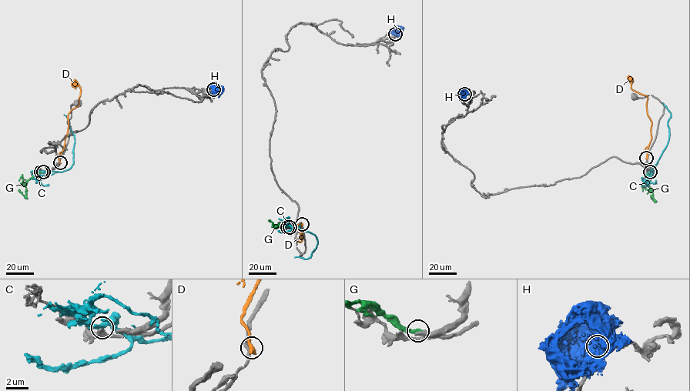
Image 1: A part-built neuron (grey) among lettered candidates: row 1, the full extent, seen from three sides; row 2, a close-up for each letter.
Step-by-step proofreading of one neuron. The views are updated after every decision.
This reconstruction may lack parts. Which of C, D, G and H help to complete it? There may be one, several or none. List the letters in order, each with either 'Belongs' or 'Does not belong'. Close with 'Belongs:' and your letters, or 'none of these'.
C: Does not belong
D: Does not belong
G: Belongs
H: Does not belong
Belongs: G

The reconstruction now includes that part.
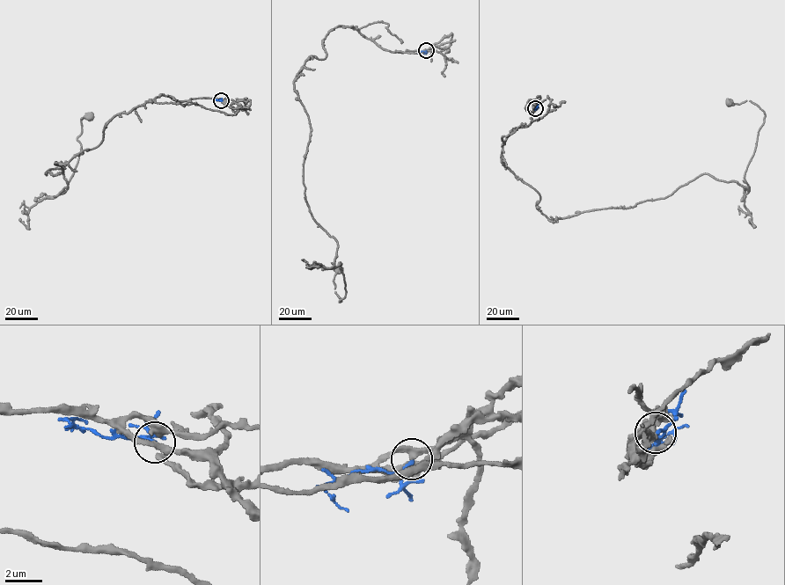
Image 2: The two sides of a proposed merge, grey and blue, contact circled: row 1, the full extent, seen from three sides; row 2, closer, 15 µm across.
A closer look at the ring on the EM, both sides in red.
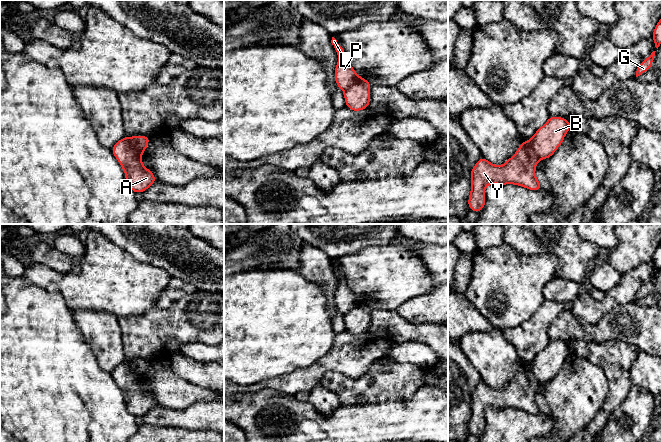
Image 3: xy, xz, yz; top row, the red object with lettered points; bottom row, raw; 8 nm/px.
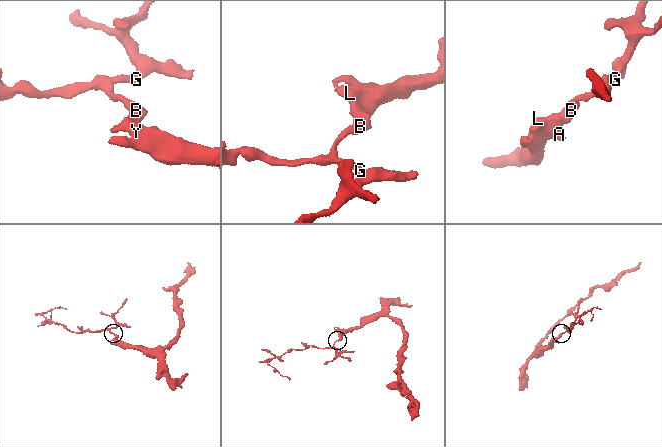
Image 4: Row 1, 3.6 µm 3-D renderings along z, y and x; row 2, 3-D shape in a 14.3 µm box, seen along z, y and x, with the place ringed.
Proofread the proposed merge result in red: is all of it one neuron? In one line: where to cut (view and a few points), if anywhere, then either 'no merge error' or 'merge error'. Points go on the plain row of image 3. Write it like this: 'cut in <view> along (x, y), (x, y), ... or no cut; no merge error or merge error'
cut in xy along (126, 361), (130, 371), (140, 379); merge error

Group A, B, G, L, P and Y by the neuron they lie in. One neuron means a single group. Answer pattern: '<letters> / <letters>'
A L P Y / B G

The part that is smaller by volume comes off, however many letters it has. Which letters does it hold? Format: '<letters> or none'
B, G

